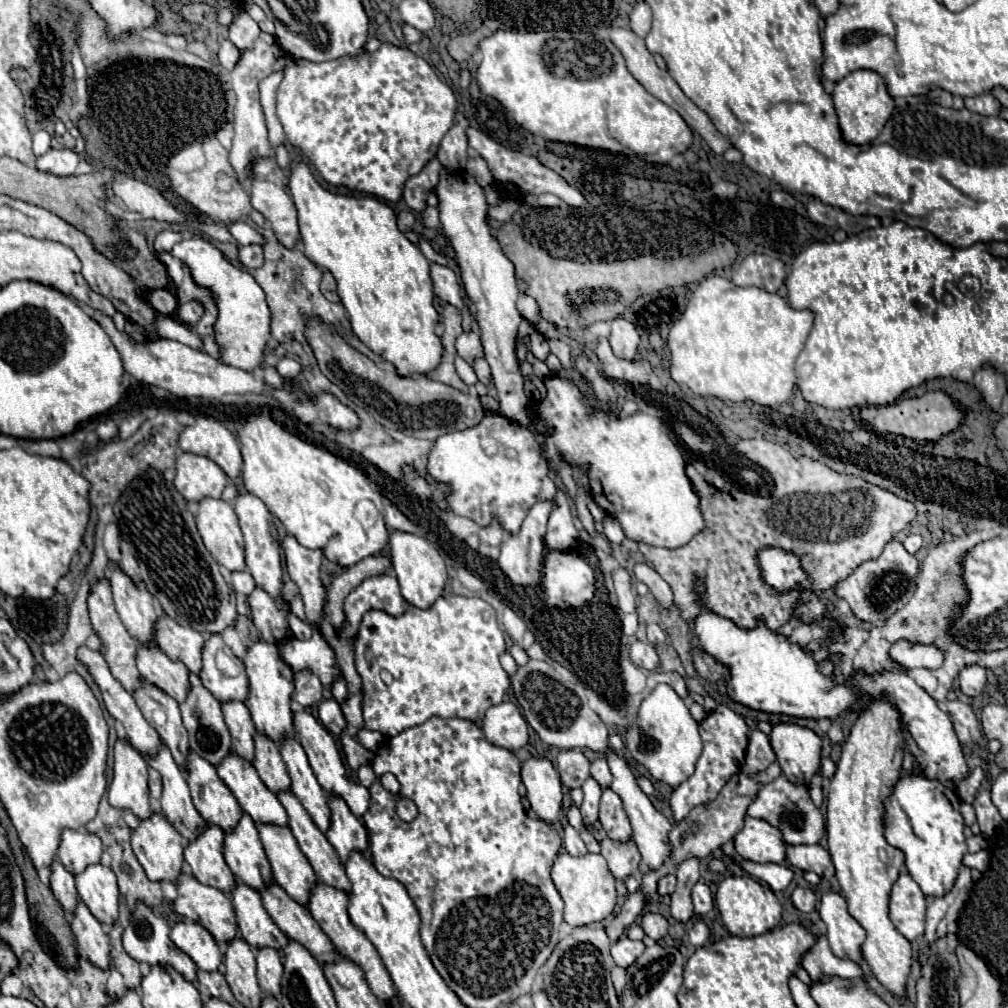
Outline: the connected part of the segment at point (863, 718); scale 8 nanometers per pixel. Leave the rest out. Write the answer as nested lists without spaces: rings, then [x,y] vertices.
[[[884,696],[868,698],[868,704],[852,724],[848,740],[842,744],[842,758],[830,782],[826,814],[828,850],[836,866],[836,878],[848,902],[850,916],[866,930],[866,942],[862,944],[864,960],[870,964],[874,976],[898,998],[902,998],[906,990],[906,978],[912,966],[912,946],[894,928],[886,908],[890,888],[904,866],[904,854],[898,848],[892,848],[884,838],[882,800],[892,792],[892,786],[902,772],[904,746],[906,738],[896,704]]]

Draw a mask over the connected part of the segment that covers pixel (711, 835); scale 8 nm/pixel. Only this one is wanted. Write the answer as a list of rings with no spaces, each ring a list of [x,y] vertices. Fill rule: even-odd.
[[[778,762],[770,764],[770,766],[768,766],[764,772],[760,772],[756,778],[748,778],[748,776],[742,774],[742,772],[740,772],[740,774],[734,774],[734,776],[726,782],[726,786],[722,788],[722,792],[718,794],[718,798],[716,798],[714,802],[696,806],[696,808],[690,812],[690,816],[686,816],[684,820],[676,822],[674,828],[672,828],[672,832],[670,832],[670,836],[668,836],[668,838],[670,838],[670,854],[668,854],[668,858],[664,860],[664,864],[662,864],[660,868],[648,870],[648,872],[644,872],[644,876],[642,876],[640,890],[644,892],[646,904],[650,904],[650,902],[654,900],[654,894],[658,894],[658,880],[660,880],[662,876],[666,876],[666,874],[676,874],[676,868],[678,868],[680,862],[684,862],[684,860],[688,860],[688,858],[700,858],[700,860],[704,860],[704,858],[708,858],[710,854],[714,854],[716,850],[720,850],[722,844],[726,844],[728,840],[732,840],[734,834],[736,834],[736,832],[742,828],[742,824],[744,824],[746,808],[748,808],[750,800],[754,800],[754,792],[756,792],[762,784],[774,780],[774,778],[780,776],[780,774],[782,774],[782,770],[778,768]]]

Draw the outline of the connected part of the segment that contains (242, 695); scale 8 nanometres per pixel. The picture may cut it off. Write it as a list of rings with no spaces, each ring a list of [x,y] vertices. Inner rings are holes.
[[[212,634],[202,648],[202,670],[200,670],[202,684],[220,700],[246,700],[248,692],[248,680],[244,674],[242,662],[232,654],[232,650],[224,644],[220,634]],[[224,652],[232,658],[232,662],[238,666],[238,676],[226,676],[218,666],[218,654]]]

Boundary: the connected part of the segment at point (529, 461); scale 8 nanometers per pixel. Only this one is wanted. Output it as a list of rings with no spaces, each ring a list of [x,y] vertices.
[[[486,414],[474,428],[440,436],[428,456],[426,470],[430,478],[450,484],[450,510],[474,520],[478,526],[488,526],[492,516],[498,516],[504,530],[518,532],[528,514],[528,504],[540,502],[540,496],[556,496],[556,486],[540,456],[536,436],[500,414]]]

